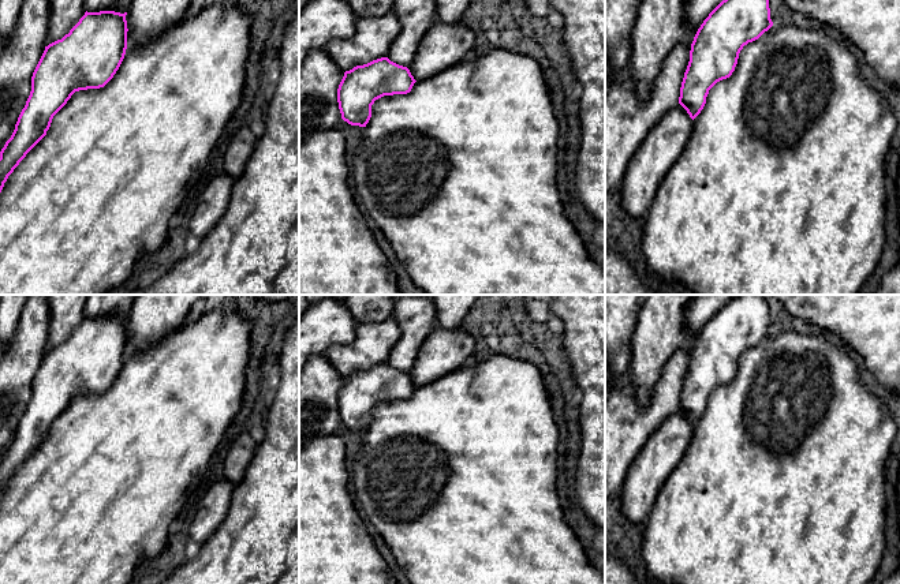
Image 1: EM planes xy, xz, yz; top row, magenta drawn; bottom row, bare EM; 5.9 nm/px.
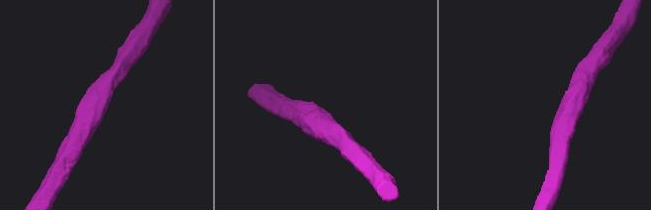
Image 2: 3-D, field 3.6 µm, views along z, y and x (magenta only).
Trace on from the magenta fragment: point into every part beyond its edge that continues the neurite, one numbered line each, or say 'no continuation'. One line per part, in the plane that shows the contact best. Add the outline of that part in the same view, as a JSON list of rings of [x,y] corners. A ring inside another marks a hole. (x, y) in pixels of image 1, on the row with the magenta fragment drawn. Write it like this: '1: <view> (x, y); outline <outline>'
1: xy (99, 193); outline [[[225,1],[223,4],[209,4],[205,5],[195,16],[183,18],[179,23],[165,30],[153,41],[130,46],[126,50],[124,59],[119,70],[104,87],[75,91],[67,101],[67,104],[53,116],[46,135],[26,154],[26,157],[8,176],[0,192],[0,295],[113,295],[117,291],[122,291],[123,288],[131,285],[141,259],[157,252],[168,240],[175,213],[182,206],[187,195],[195,191],[199,183],[199,177],[205,175],[209,160],[213,156],[213,149],[219,143],[225,124],[231,121],[231,116],[238,109],[242,101],[242,93],[247,76],[247,59],[250,55],[250,45],[251,16],[249,15],[249,12],[229,1]]]

